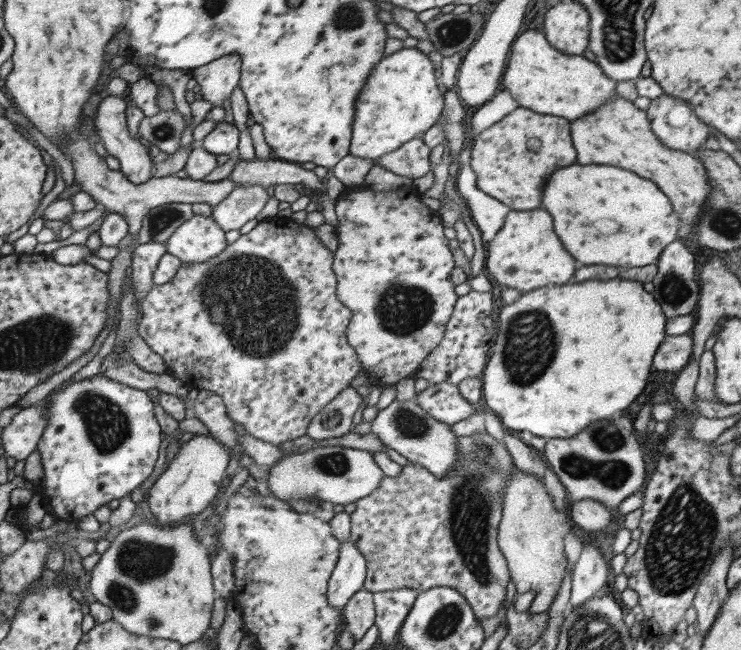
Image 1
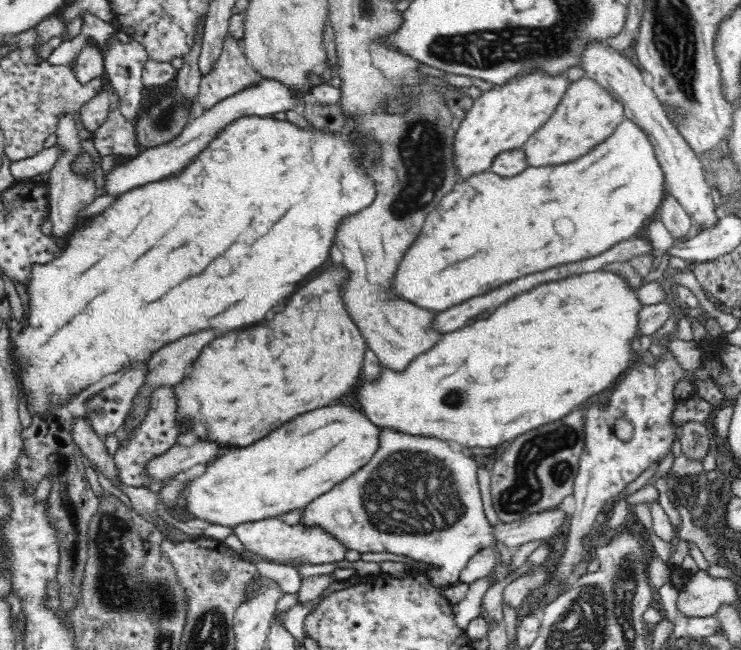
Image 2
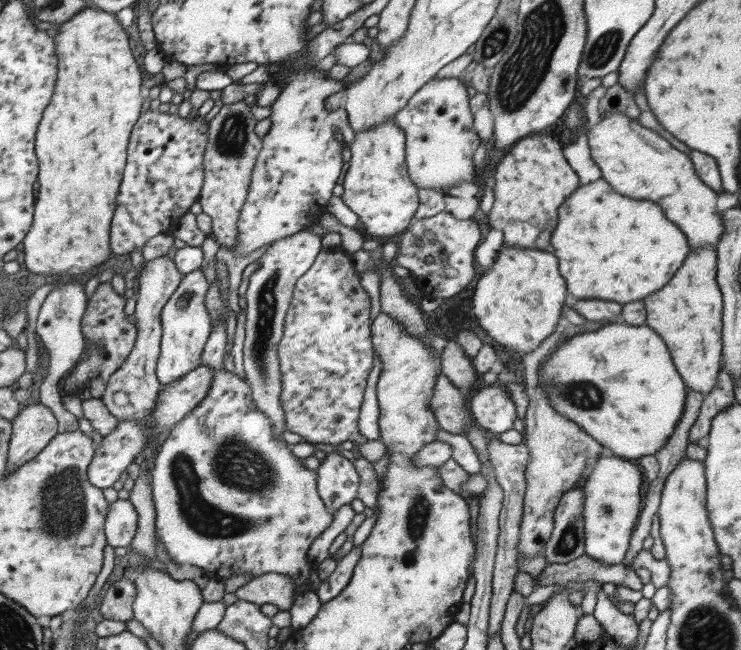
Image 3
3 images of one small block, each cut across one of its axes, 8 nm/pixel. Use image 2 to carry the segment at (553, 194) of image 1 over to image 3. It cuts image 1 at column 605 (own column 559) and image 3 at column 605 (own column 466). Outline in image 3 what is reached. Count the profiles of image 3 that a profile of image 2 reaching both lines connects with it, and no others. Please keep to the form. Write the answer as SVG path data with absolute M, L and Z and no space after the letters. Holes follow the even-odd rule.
M604 178L580 186L558 210L558 222L551 236L551 248L559 261L560 275L567 284L570 299L602 299L620 305L644 300L662 288L684 264L691 246L687 236L654 201L634 200L614 191Z

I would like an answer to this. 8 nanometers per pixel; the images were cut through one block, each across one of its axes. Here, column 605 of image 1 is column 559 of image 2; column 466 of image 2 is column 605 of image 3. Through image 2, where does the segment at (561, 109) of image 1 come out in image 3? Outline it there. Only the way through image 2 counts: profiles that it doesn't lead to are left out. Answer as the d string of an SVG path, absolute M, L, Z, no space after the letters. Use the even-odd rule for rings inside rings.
M605 112L600 121L590 130L586 130L586 139L591 150L592 159L598 164L604 177L618 194L634 200L654 201L664 214L687 236L692 249L712 245L716 247L721 237L723 218L716 209L717 192L706 187L706 183L695 173L693 162L684 152L677 150L656 132L641 126L637 119L626 116L625 112Z

